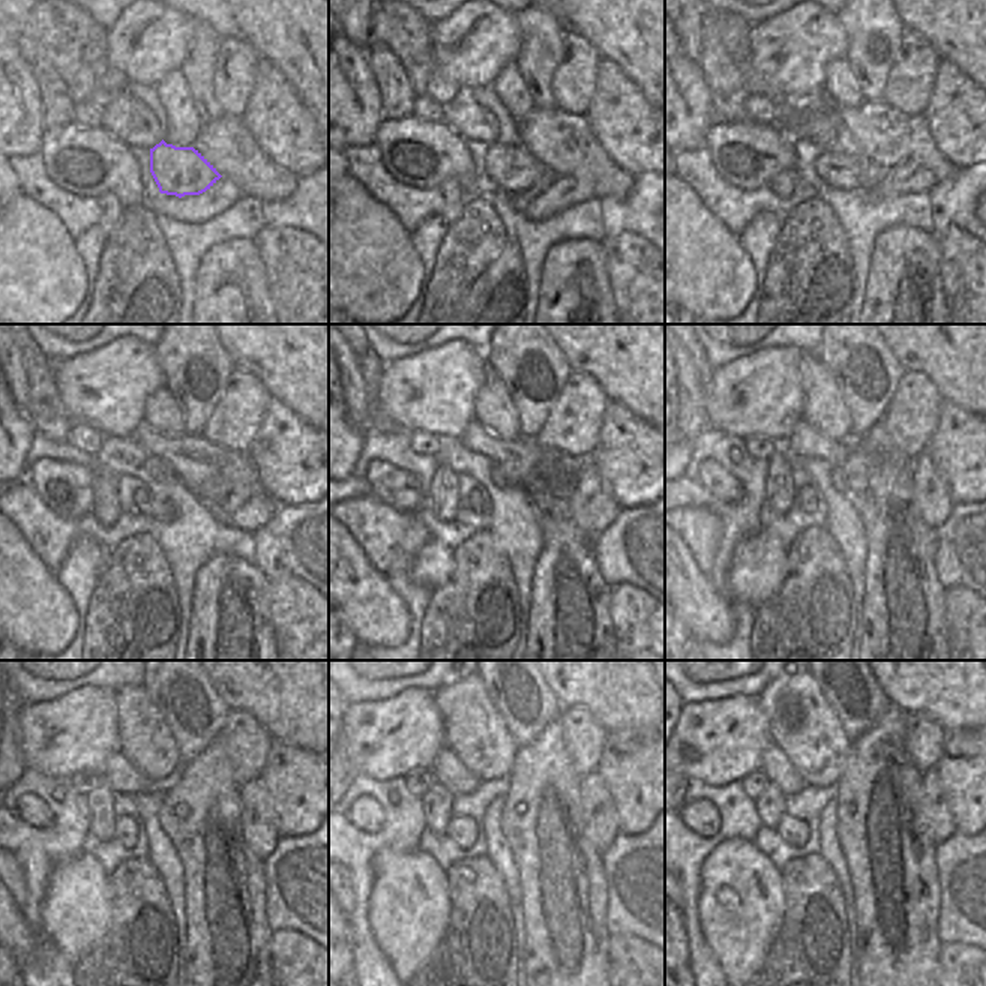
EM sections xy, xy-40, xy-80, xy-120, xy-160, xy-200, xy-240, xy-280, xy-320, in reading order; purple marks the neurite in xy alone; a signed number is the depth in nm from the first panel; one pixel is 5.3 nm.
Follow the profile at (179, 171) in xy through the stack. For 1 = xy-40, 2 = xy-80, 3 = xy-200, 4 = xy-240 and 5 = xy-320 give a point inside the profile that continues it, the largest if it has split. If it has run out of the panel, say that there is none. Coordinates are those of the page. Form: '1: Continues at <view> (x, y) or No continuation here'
1: Continues at xy-40 (511, 167)
2: Continues at xy-80 (841, 170)
3: Continues at xy-200 (806, 497)
4: Continues at xy-240 (125, 829)
5: Continues at xy-320 (796, 832)

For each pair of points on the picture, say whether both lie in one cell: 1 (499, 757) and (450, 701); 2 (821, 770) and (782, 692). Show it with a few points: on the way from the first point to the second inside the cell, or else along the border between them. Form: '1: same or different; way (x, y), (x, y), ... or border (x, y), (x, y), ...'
1: same; way (485, 743), (464, 715)
2: same; way (818, 751), (797, 712)

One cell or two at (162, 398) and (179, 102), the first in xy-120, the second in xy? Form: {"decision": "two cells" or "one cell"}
{"decision": "one cell"}

